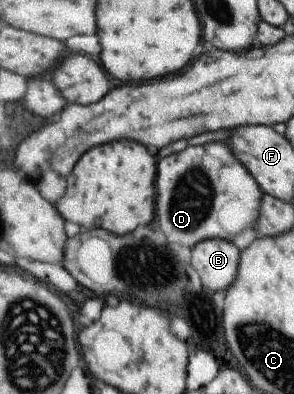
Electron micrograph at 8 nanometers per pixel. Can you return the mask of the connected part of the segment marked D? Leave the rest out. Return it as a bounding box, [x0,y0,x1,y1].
[157,141,264,249]

